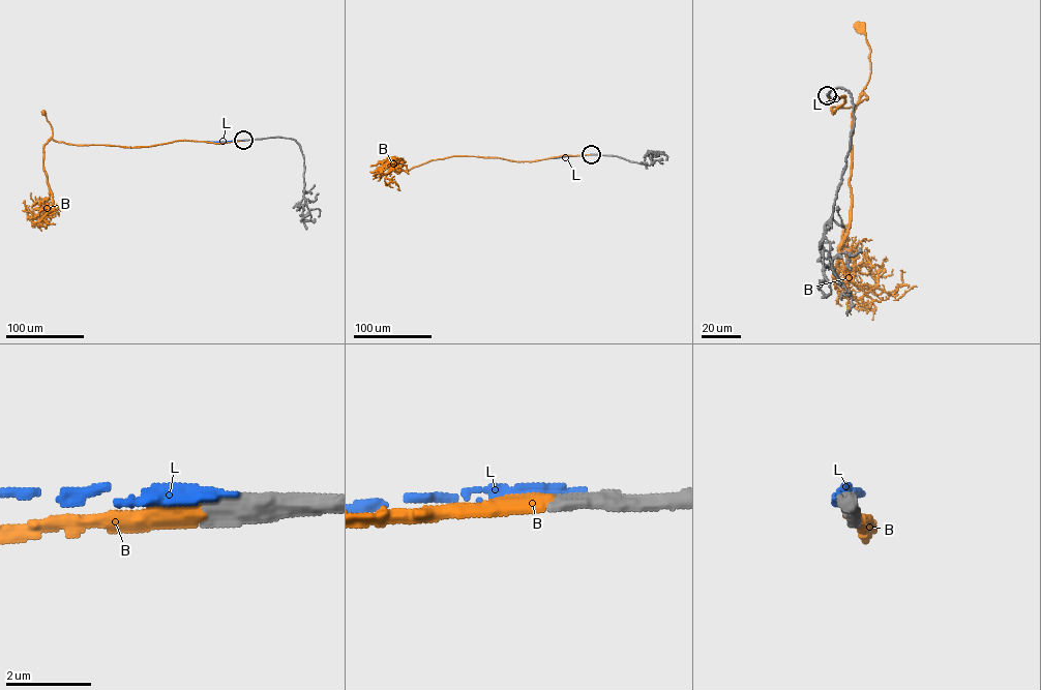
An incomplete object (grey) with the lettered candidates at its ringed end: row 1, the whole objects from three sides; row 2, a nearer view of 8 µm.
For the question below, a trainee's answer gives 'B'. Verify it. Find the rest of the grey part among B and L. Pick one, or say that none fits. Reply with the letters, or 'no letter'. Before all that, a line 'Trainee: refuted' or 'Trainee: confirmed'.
Trainee: confirmed
B

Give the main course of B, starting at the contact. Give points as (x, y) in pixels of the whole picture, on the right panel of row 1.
B: (827, 95), (830, 103), (844, 96), (833, 114), (831, 108), (866, 100), (869, 48), (861, 26)

